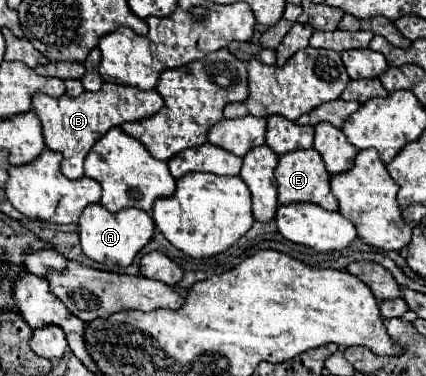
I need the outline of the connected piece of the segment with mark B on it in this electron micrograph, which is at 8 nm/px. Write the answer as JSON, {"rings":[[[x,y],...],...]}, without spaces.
{"rings":[[[104,82],[98,92],[84,92],[76,98],[70,98],[66,94],[60,96],[60,98],[52,98],[48,94],[34,94],[32,96],[32,110],[38,114],[38,118],[42,122],[42,132],[44,132],[46,146],[64,156],[62,174],[68,176],[68,178],[82,178],[84,176],[84,166],[82,164],[84,164],[86,154],[90,152],[94,142],[100,140],[110,128],[120,126],[124,122],[134,122],[134,120],[148,118],[148,116],[156,114],[162,106],[164,106],[164,100],[156,90],[140,90],[140,88],[134,88],[134,86],[118,86],[118,84],[112,84],[112,82]]]}

